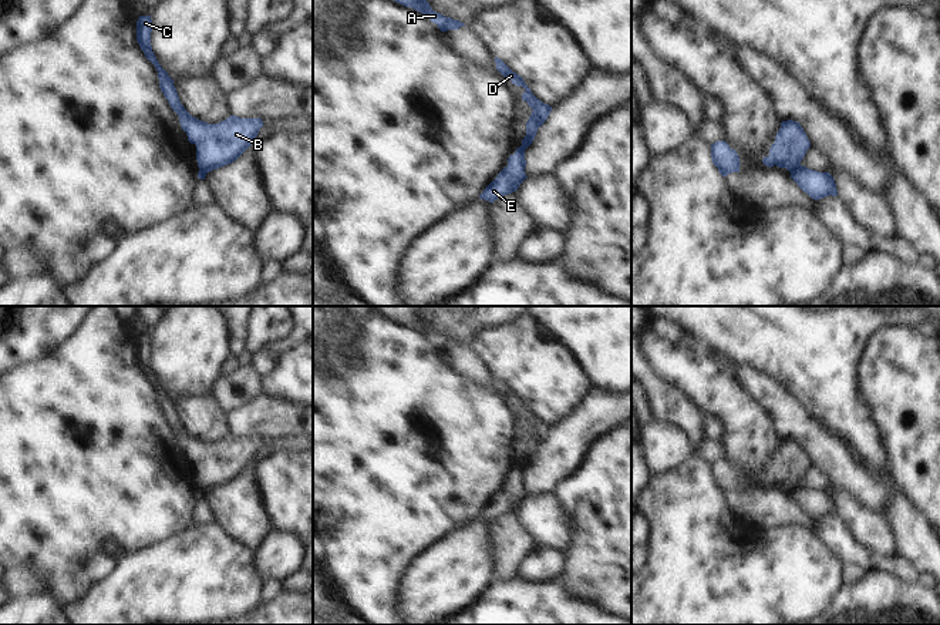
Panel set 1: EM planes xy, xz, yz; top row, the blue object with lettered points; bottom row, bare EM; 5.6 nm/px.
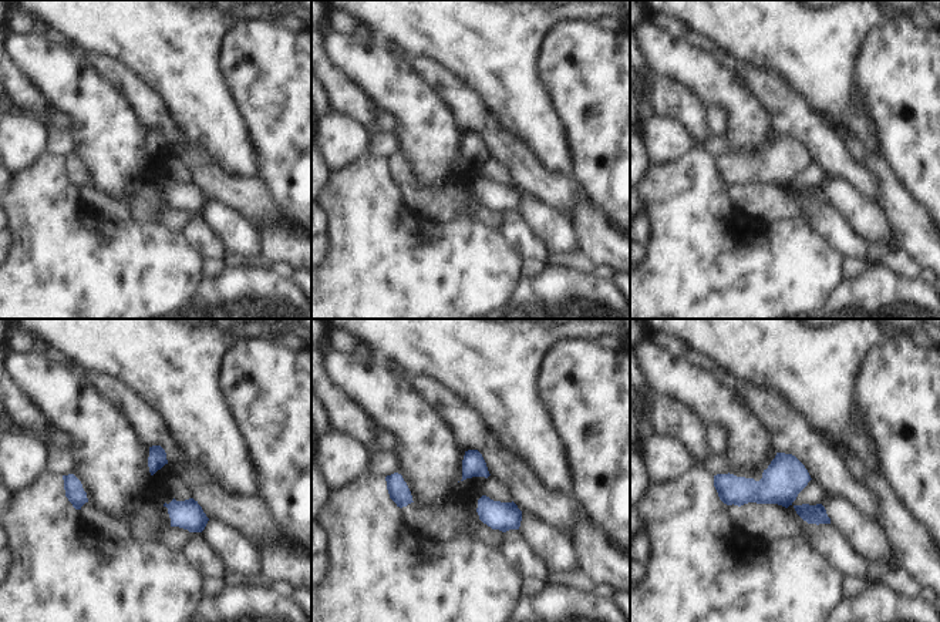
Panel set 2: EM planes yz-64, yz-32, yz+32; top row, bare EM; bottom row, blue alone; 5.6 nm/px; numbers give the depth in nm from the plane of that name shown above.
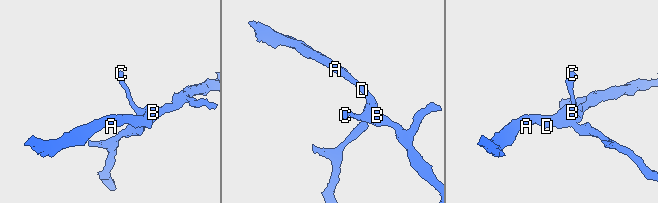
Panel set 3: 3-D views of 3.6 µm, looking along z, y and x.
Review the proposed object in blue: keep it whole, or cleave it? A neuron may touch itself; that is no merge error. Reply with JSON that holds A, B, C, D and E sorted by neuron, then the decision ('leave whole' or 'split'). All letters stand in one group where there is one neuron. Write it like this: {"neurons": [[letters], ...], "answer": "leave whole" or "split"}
{"neurons": [["A", "B", "C", "D"], ["E"]], "answer": "split"}

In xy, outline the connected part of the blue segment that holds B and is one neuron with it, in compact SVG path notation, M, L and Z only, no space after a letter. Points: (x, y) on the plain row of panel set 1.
M139 335L137 340L137 360L159 397L159 406L171 427L178 433L188 460L196 464L199 490L208 493L236 480L256 458L263 446L262 437L239 437L230 434L218 443L208 443L192 436L181 423L173 399L158 382L151 364L151 335Z

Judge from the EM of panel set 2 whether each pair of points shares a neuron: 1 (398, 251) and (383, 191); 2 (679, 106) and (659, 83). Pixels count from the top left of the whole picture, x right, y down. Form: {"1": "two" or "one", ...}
{"1": "one", "2": "one"}

